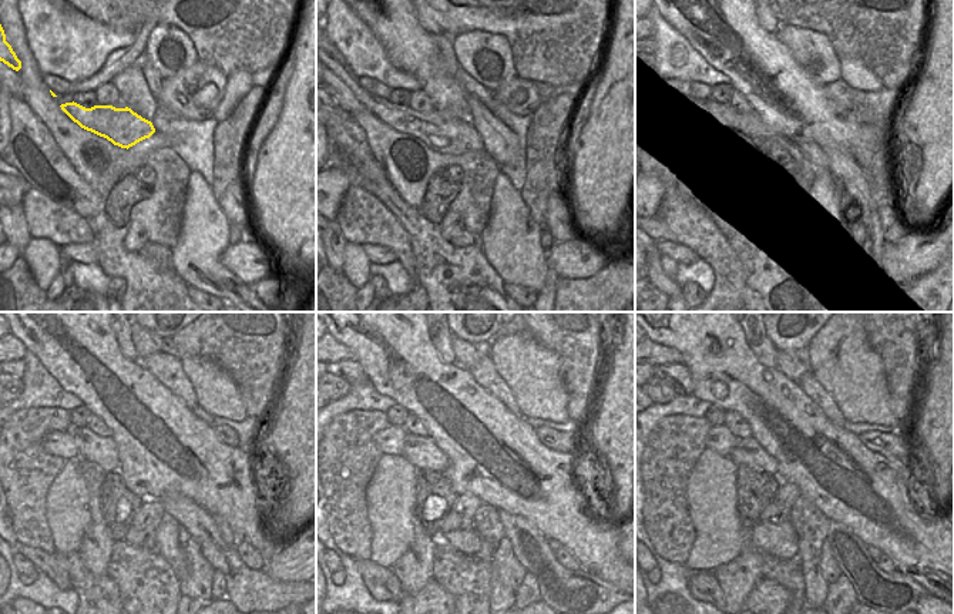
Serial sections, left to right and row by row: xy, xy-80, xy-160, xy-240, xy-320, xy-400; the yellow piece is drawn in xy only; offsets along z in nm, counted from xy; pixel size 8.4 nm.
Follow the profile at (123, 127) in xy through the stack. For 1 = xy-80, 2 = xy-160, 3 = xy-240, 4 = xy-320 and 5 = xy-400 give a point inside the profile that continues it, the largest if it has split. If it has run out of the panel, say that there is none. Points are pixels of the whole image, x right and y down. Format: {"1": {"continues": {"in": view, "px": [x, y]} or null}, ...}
{"1": {"continues": {"in": "xy-80", "px": [443, 131]}}, "2": {"continues": {"in": "xy-160", "px": [796, 164]}}, "3": {"continues": {"in": "xy-240", "px": [248, 590]}}, "4": {"continues": {"in": "xy-320", "px": [573, 593]}}, "5": {"continues": {"in": "xy-400", "px": [889, 593]}}}

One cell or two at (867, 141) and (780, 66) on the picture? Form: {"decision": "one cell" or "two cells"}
{"decision": "two cells"}

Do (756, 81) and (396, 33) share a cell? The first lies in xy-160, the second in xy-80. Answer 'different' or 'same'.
same

